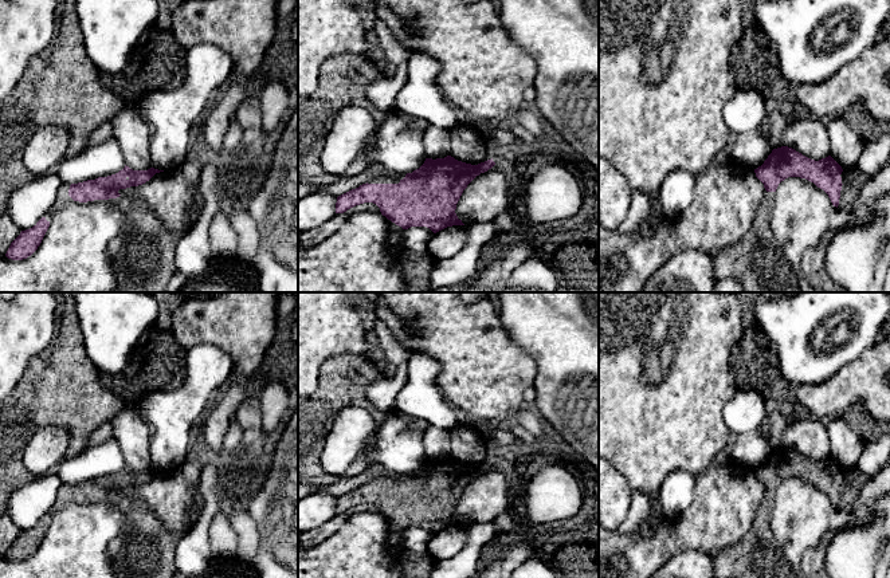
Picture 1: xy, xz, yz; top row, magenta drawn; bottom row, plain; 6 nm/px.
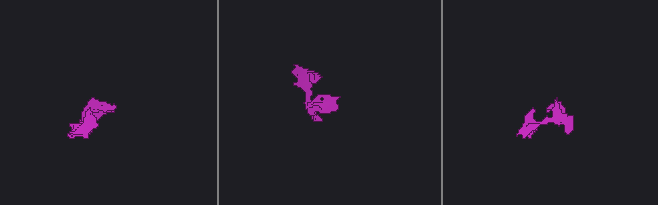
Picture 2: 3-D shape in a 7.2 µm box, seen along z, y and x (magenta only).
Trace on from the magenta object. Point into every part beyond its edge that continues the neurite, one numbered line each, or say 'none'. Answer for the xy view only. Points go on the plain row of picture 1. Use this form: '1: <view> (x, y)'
1: xy (63, 499)

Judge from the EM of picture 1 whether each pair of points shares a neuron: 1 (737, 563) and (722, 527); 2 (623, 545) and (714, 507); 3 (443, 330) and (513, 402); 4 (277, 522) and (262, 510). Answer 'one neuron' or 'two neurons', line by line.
1: two neurons
2: one neuron
3: one neuron
4: one neuron

